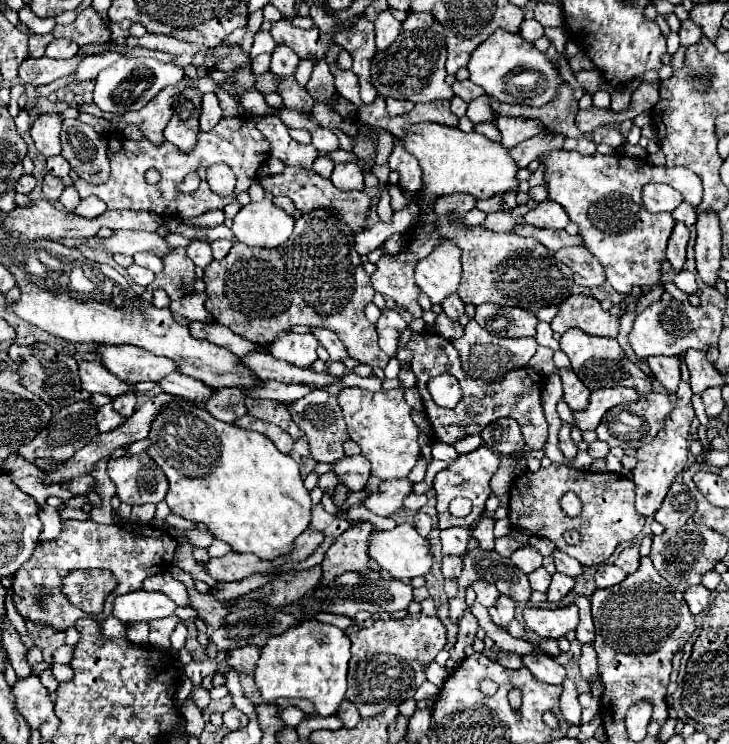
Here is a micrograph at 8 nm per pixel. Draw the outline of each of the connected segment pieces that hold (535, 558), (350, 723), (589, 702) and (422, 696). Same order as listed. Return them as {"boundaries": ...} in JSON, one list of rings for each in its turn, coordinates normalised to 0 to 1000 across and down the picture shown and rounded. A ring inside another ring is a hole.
{"boundaries":[[[[716,734],[713,739],[708,739],[700,753],[719,769],[719,772],[727,772],[733,769],[735,763],[743,761],[743,745],[738,739],[733,739],[730,734]]],[[[477,941],[469,944],[469,949],[464,954],[464,962],[466,962],[466,968],[472,970],[475,978],[486,978],[494,970],[494,960],[491,960],[488,949],[483,944],[477,944]]],[[[796,933],[793,944],[798,949],[798,973],[809,970],[823,957],[823,941],[815,938],[812,933]]],[[[583,915],[571,929],[568,940],[571,942],[583,941],[601,933],[601,925],[591,917]]]]}

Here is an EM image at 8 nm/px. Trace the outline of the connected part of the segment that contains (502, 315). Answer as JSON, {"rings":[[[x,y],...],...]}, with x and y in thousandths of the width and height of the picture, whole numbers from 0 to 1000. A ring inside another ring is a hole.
{"rings":[[[686,409],[653,411],[650,430],[664,444],[691,454],[735,452],[735,435],[738,435],[738,427],[733,419],[711,411],[686,411]]]}

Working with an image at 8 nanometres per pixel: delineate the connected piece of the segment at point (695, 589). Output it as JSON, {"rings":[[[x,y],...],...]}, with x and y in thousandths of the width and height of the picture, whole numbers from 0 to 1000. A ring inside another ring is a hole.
{"rings":[[[957,785],[957,788],[949,788],[949,790],[944,790],[941,796],[938,796],[938,806],[941,806],[941,812],[944,812],[944,817],[947,817],[947,823],[955,828],[955,825],[960,825],[960,823],[966,823],[968,817],[971,817],[971,812],[974,812],[974,793],[968,793],[963,785]]]}

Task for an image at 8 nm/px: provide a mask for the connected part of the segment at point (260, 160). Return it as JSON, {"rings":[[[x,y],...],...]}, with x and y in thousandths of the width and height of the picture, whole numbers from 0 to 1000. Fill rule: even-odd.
{"rings":[[[332,156],[332,159],[305,159],[291,175],[287,177],[273,177],[272,191],[266,196],[263,204],[247,204],[241,196],[225,191],[222,199],[214,199],[211,194],[203,194],[203,188],[170,188],[165,180],[151,180],[148,183],[148,212],[151,212],[152,234],[145,247],[140,250],[129,250],[121,247],[118,242],[104,242],[102,250],[110,258],[110,266],[118,266],[123,261],[132,261],[140,272],[145,272],[148,282],[200,282],[200,285],[211,285],[228,296],[255,296],[255,293],[266,293],[274,290],[291,280],[305,282],[310,274],[318,274],[324,269],[324,263],[329,258],[337,258],[343,253],[343,247],[351,242],[357,223],[368,215],[370,207],[370,191],[359,183],[359,177],[351,172],[354,161],[359,156]],[[294,218],[307,218],[318,226],[318,231],[324,234],[324,255],[321,261],[305,266],[299,261],[294,261],[283,245],[283,226]],[[211,223],[214,228],[219,228],[222,242],[211,250],[206,250],[198,242],[200,228]],[[258,231],[272,231],[272,237],[277,239],[274,253],[263,261],[247,261],[241,255],[241,247],[250,242],[250,234]]]}

